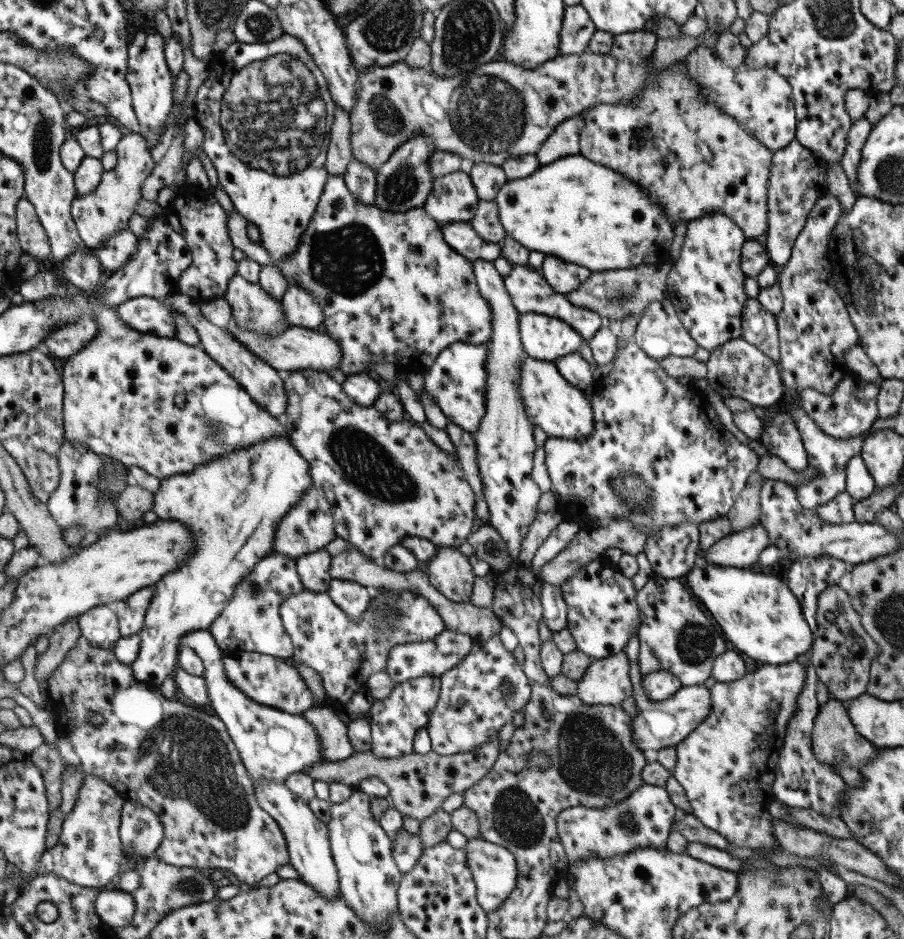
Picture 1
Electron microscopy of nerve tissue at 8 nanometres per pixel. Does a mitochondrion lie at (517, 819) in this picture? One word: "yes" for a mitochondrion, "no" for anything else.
yes

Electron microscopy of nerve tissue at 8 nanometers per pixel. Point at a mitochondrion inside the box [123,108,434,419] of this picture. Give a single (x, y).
(347, 258)

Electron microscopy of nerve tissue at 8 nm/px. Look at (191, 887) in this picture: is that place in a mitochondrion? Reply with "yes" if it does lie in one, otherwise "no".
yes

